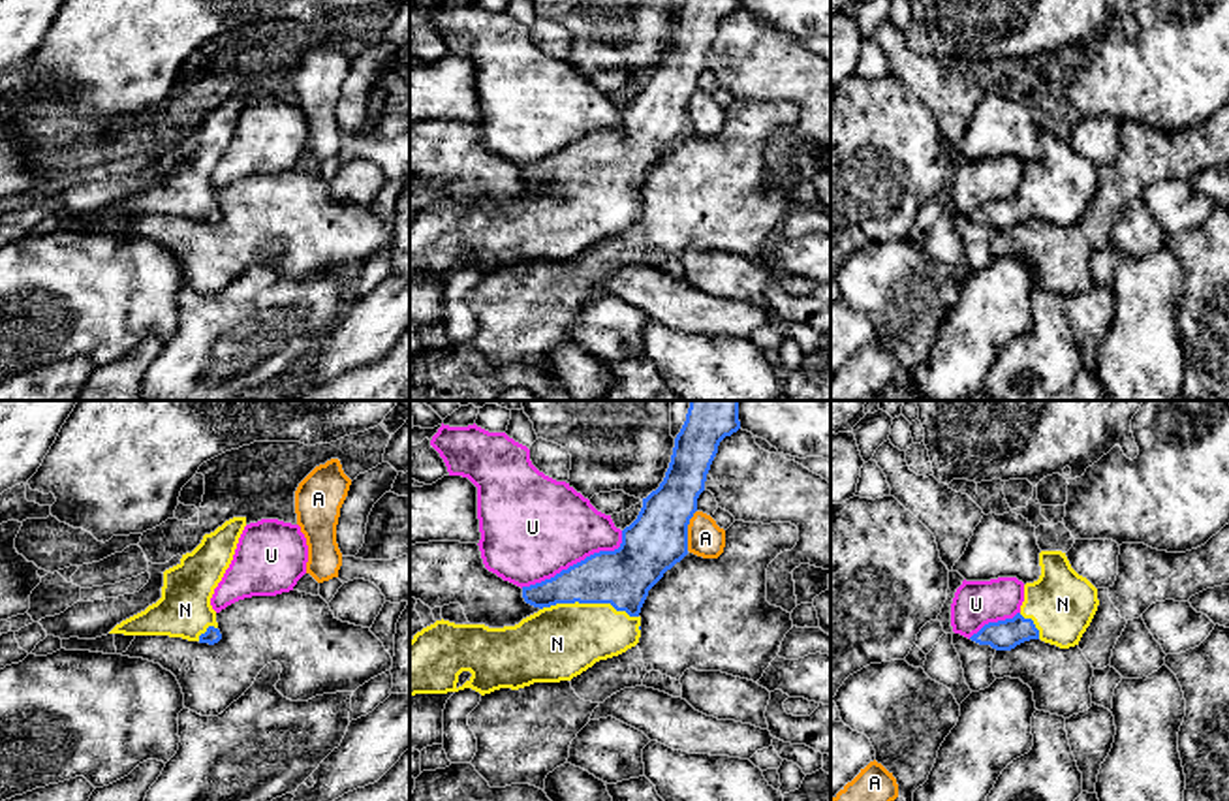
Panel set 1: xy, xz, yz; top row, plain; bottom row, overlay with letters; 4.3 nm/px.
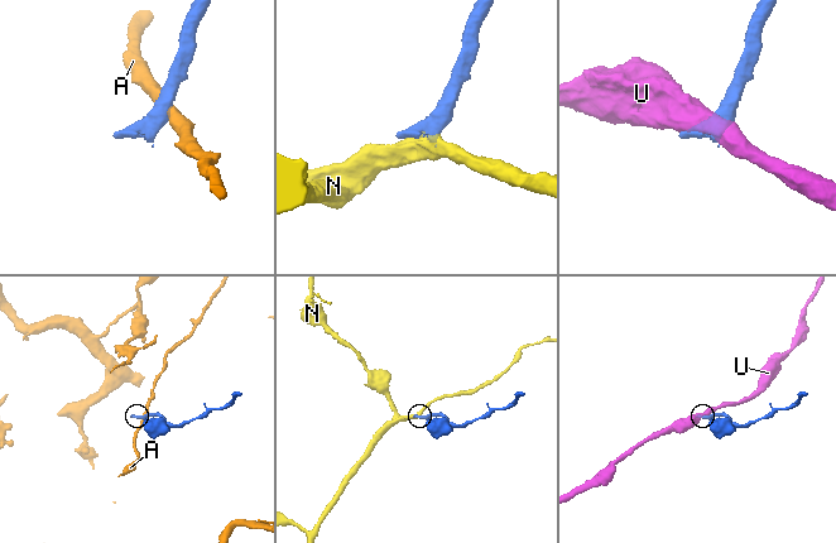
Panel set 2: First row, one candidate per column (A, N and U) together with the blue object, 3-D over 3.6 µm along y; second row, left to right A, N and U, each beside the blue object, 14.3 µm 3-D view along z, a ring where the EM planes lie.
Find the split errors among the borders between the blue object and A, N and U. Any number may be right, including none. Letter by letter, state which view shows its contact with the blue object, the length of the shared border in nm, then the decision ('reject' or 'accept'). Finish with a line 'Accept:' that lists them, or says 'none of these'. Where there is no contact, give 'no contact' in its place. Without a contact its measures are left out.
A: contact in xz; length 180 nm; reject
N: contact in xz; length 420 nm; accept
U: contact in xz; length 500 nm; reject
Accept: N

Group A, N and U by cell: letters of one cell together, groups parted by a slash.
A / N / U

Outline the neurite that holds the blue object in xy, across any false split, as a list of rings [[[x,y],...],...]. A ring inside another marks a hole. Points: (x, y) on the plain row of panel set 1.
[[[233,96],[205,113],[192,132],[182,134],[177,145],[163,150],[162,177],[117,203],[109,212],[218,222],[222,212],[210,177],[233,139],[244,105],[246,96]]]

